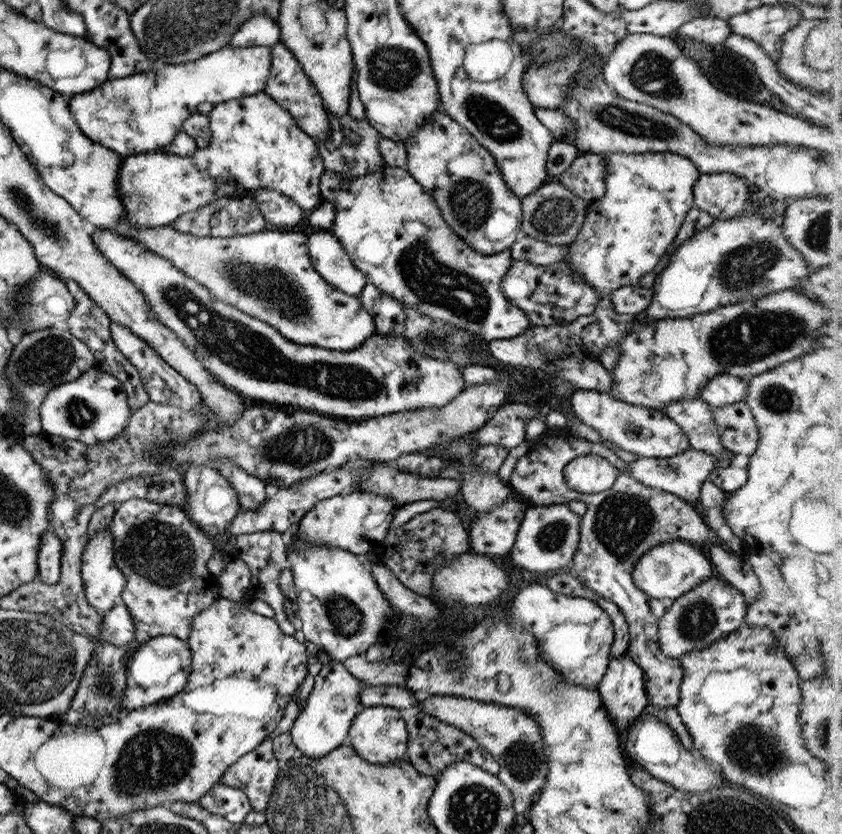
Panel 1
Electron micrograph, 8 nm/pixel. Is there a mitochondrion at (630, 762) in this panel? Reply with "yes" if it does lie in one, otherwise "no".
no

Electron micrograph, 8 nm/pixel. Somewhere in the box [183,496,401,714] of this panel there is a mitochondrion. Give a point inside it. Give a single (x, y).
(344, 616)

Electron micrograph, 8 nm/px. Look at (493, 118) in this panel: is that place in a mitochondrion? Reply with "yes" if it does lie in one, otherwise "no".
yes

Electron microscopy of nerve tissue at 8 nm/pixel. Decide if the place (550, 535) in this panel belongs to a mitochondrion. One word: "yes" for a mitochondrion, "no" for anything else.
yes

